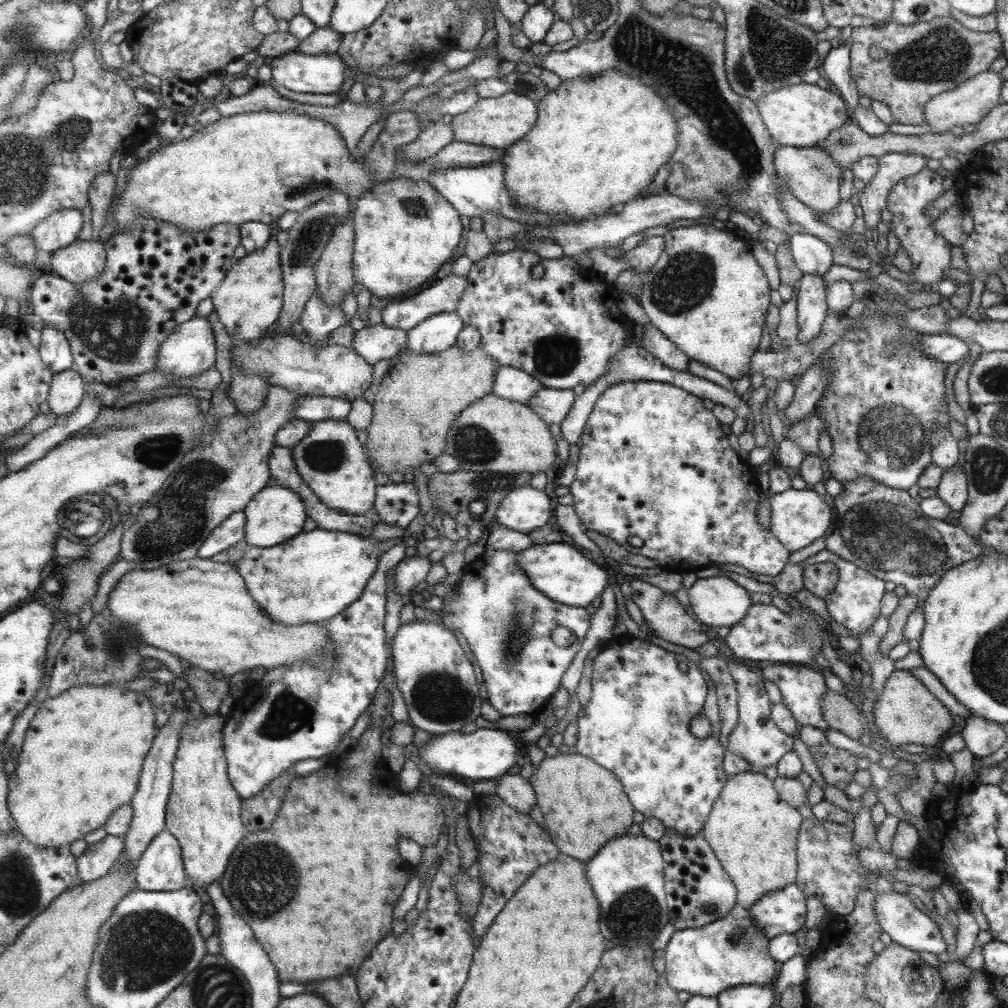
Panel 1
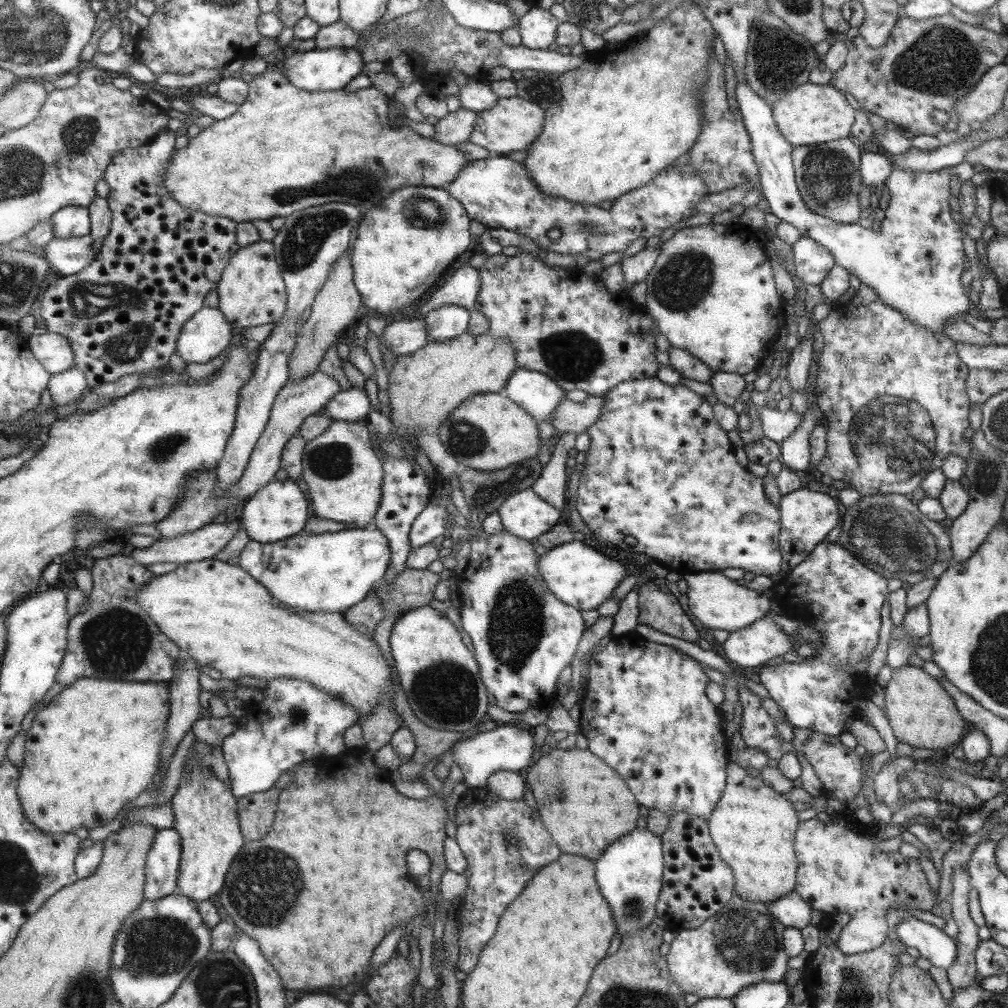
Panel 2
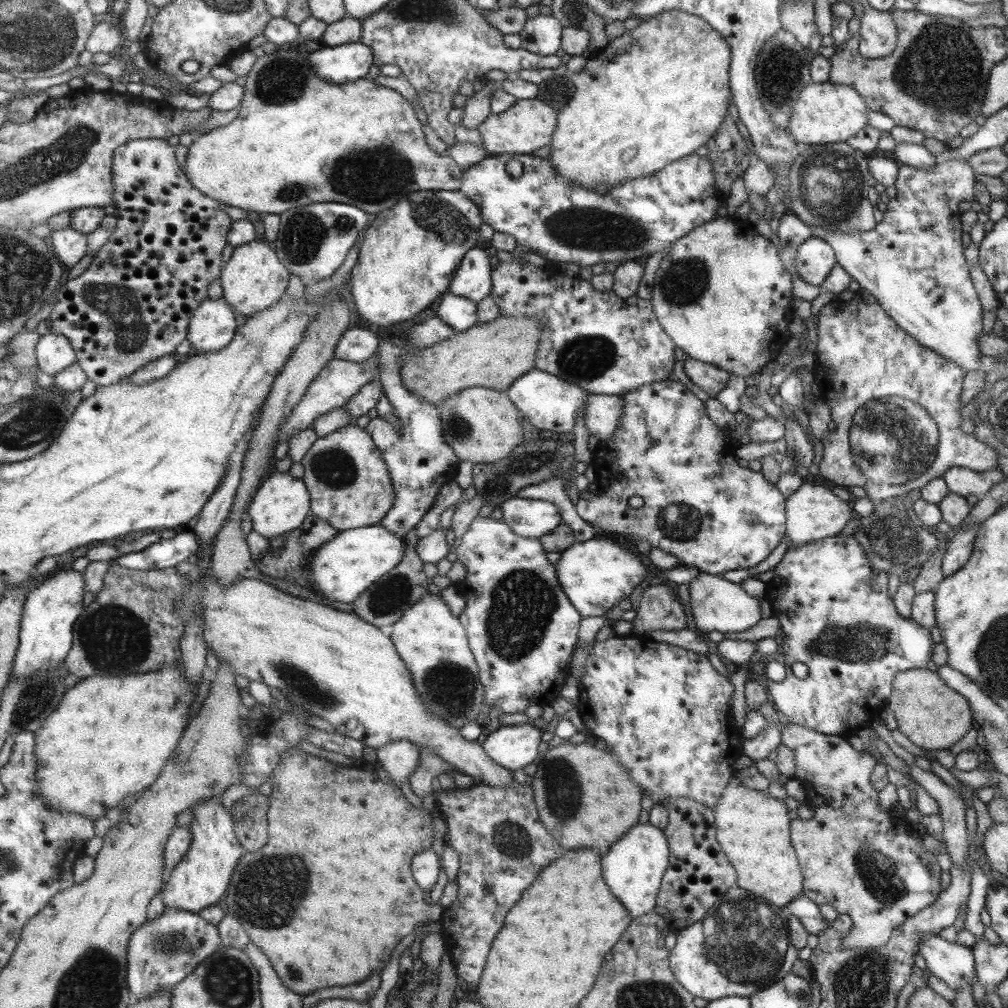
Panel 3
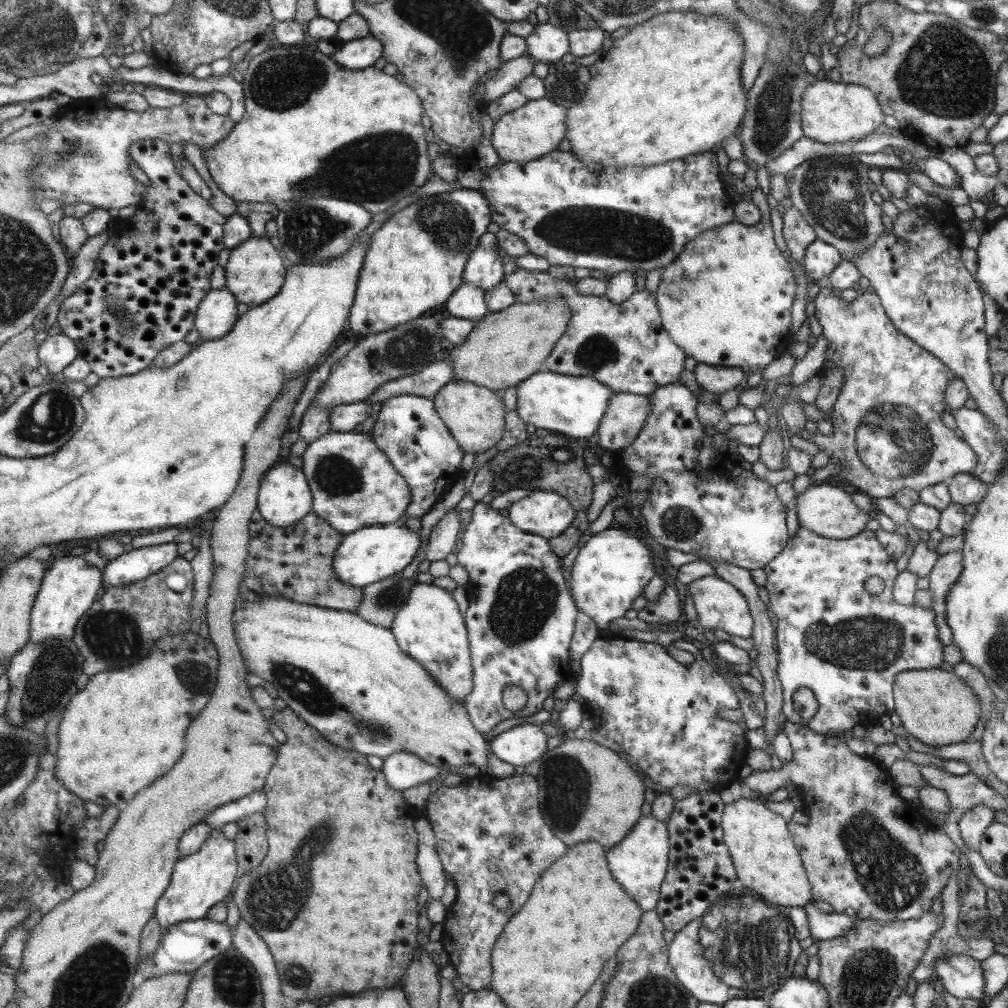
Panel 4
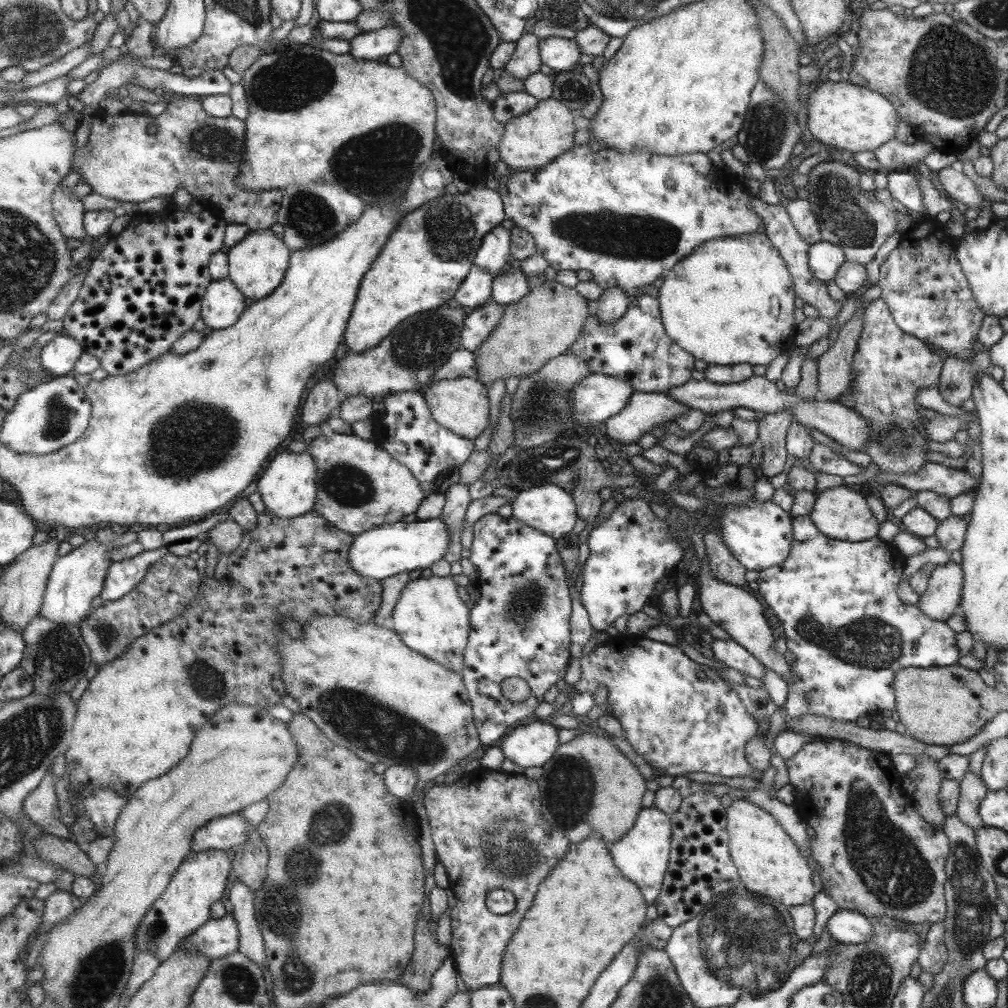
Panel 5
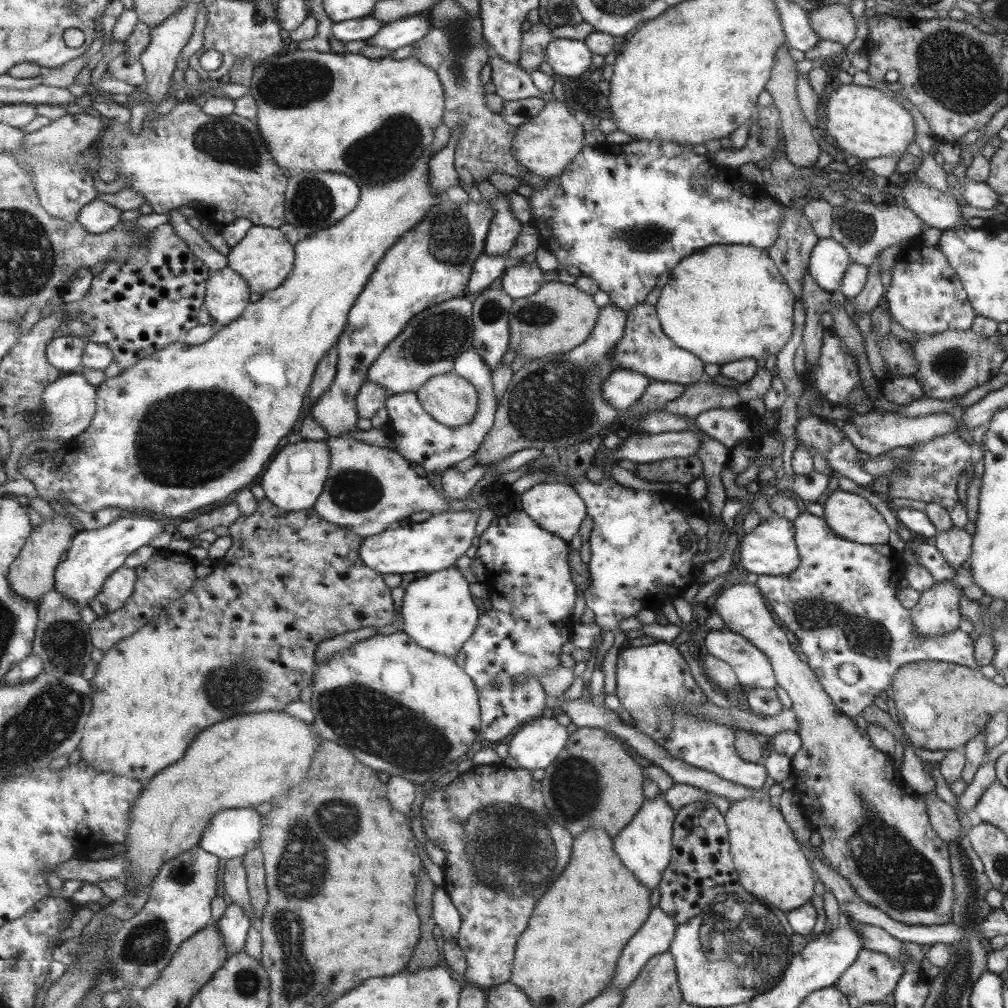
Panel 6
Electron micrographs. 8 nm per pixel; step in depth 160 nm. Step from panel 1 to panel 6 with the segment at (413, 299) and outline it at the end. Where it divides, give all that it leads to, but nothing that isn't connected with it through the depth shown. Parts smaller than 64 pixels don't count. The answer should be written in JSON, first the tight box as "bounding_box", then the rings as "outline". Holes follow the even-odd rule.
{"bounding_box":[484,195,520,256],"outline":[[[504,195],[501,199],[489,201],[494,209],[491,217],[489,234],[486,235],[484,253],[490,256],[502,256],[513,246],[513,240],[517,238],[520,223],[515,219],[514,210]]]}

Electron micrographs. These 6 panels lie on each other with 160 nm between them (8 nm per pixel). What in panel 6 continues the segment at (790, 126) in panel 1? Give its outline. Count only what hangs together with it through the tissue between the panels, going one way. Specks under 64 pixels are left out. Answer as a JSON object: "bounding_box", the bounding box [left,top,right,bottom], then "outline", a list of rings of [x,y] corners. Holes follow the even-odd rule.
{"bounding_box":[825,84,913,160],"outline":[[[841,84],[831,92],[825,108],[825,134],[835,142],[835,148],[846,156],[861,160],[891,156],[899,157],[913,140],[911,116],[894,99],[867,86]]]}

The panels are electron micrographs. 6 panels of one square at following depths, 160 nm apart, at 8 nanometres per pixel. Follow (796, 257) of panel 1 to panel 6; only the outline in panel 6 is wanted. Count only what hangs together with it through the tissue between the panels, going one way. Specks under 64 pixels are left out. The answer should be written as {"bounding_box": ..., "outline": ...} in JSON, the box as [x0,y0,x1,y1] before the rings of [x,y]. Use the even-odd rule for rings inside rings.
{"bounding_box":[806,238,850,293],"outline":[[[830,238],[817,239],[811,249],[806,272],[819,288],[831,293],[839,288],[849,264],[850,255],[842,244]]]}

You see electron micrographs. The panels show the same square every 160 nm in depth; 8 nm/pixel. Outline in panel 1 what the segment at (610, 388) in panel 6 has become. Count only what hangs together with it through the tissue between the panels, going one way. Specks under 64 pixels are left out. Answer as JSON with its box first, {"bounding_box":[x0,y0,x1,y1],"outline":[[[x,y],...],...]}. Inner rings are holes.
{"bounding_box":[488,365,543,405],"outline":[[[499,365],[495,372],[493,387],[488,394],[523,405],[541,387],[543,387],[542,384],[536,378],[525,372]]]}

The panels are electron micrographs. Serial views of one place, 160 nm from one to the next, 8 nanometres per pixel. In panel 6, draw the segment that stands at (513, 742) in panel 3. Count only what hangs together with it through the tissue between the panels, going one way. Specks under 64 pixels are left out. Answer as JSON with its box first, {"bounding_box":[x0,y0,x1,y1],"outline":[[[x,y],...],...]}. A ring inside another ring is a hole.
{"bounding_box":[506,717,568,771],"outline":[[[539,717],[524,724],[506,742],[508,761],[528,771],[544,769],[557,758],[568,738],[565,726],[557,724],[555,718]]]}

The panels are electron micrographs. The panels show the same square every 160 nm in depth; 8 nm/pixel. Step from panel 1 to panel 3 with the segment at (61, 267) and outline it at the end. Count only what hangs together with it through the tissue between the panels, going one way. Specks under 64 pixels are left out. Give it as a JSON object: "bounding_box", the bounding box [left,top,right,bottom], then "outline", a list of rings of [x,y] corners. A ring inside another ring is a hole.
{"bounding_box":[49,225,88,269],"outline":[[[72,225],[52,233],[49,241],[58,259],[69,269],[88,255],[88,235],[75,230]]]}

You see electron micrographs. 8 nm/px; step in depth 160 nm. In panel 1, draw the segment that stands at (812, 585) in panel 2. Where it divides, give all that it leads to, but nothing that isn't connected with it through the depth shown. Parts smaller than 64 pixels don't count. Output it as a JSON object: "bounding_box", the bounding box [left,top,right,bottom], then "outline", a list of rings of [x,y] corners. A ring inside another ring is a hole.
{"bounding_box":[762,549,883,732],"outline":[[[824,549],[801,562],[801,570],[819,563],[832,563],[838,569],[838,583],[831,595],[823,599],[830,618],[850,630],[851,635],[858,636],[857,639],[861,635],[865,635],[874,625],[875,620],[881,618],[883,580],[875,577],[872,573],[866,572],[865,569],[859,569],[857,565],[853,565],[850,561],[842,560],[836,553]],[[773,664],[762,670],[762,677],[764,680],[768,680],[777,686],[781,694],[780,703],[789,709],[798,727],[809,725],[823,732],[829,730],[825,717],[823,717],[821,713],[823,694],[827,692],[821,674],[814,673],[805,666],[789,665],[782,667],[780,664]]]}

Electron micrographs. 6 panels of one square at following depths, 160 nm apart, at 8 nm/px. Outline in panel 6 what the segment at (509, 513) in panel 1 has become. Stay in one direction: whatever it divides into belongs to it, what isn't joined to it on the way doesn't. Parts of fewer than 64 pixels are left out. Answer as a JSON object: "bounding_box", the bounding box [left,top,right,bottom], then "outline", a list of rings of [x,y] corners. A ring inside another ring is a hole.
{"bounding_box":[519,481,587,541],"outline":[[[557,481],[537,483],[520,494],[519,498],[521,511],[530,516],[535,524],[546,529],[547,532],[554,533],[555,536],[562,537],[564,541],[569,541],[575,536],[582,520],[587,516],[585,502],[569,484]]]}

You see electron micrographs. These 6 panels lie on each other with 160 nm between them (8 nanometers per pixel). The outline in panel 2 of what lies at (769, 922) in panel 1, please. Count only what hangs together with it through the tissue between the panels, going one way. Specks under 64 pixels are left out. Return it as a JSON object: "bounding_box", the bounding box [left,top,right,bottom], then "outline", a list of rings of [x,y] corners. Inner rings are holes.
{"bounding_box":[769,890,811,930],"outline":[[[794,890],[783,898],[770,902],[769,909],[773,913],[774,919],[784,927],[790,926],[797,930],[808,925],[809,914],[811,914],[811,908],[807,906],[807,902]]]}

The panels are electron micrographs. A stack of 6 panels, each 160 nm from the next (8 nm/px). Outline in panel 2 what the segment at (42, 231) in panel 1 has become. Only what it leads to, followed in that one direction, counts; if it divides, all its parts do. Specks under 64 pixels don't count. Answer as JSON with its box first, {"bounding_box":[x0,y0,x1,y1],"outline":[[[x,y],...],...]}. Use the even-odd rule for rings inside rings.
{"bounding_box":[51,207,91,238],"outline":[[[66,207],[51,218],[56,238],[87,236],[91,234],[91,214],[89,208]]]}

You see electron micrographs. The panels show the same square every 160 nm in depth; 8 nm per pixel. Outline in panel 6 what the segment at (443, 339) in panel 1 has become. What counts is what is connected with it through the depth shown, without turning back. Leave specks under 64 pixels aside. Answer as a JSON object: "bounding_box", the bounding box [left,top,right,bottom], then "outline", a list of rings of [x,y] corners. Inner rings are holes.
{"bounding_box":[464,251,511,299],"outline":[[[483,251],[474,260],[473,270],[467,288],[465,288],[464,296],[472,299],[492,285],[496,285],[510,263],[511,261],[509,261],[506,254],[490,256],[490,253],[485,254]]]}

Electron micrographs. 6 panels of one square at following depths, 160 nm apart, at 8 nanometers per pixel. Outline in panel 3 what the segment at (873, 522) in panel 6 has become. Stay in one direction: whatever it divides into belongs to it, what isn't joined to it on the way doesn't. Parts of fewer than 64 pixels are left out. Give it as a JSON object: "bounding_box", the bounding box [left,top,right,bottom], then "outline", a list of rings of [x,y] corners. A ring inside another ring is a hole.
{"bounding_box":[785,482,851,549],"outline":[[[803,482],[793,494],[786,497],[785,509],[788,549],[797,549],[815,540],[835,536],[851,518],[851,508],[845,502],[841,502],[837,496],[825,490],[823,485],[815,485],[812,482]]]}

